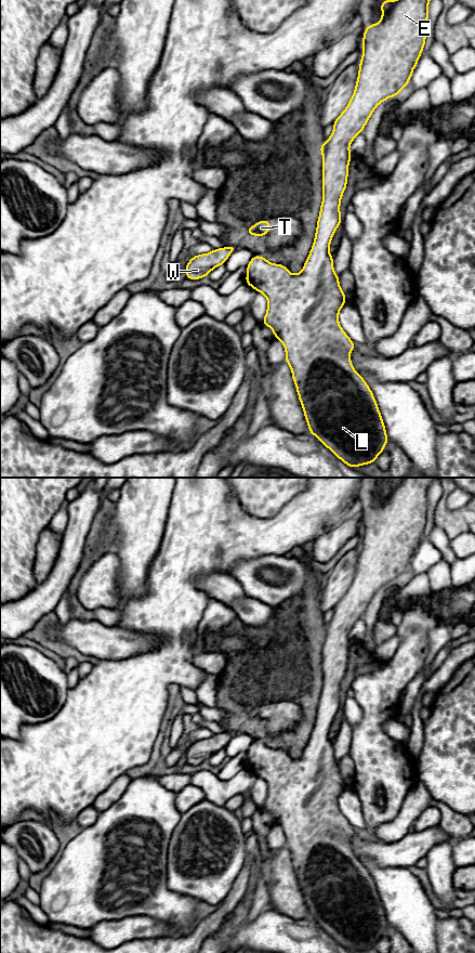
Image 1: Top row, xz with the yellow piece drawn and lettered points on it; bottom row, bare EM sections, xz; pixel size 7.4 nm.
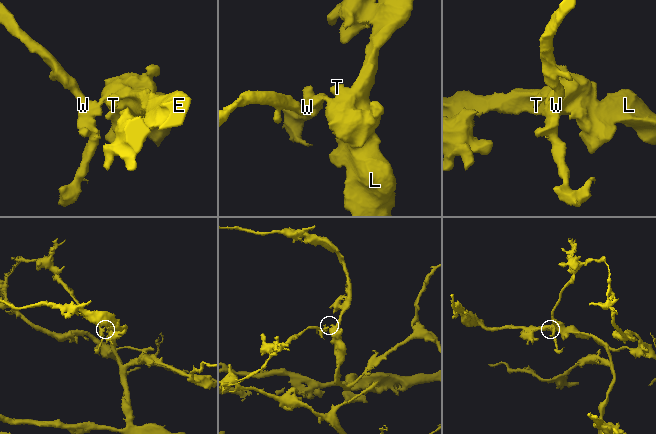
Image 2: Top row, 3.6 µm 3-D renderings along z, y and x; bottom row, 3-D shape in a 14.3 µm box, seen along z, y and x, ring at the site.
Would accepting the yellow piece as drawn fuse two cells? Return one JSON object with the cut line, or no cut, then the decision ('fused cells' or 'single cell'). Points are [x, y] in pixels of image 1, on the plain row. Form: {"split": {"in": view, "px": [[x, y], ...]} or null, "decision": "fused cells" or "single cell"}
{"split": {"in": "xz", "px": [[231, 731], [233, 735]]}, "decision": "fused cells"}

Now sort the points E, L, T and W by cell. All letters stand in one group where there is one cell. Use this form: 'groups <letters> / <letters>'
groups E L T / W

